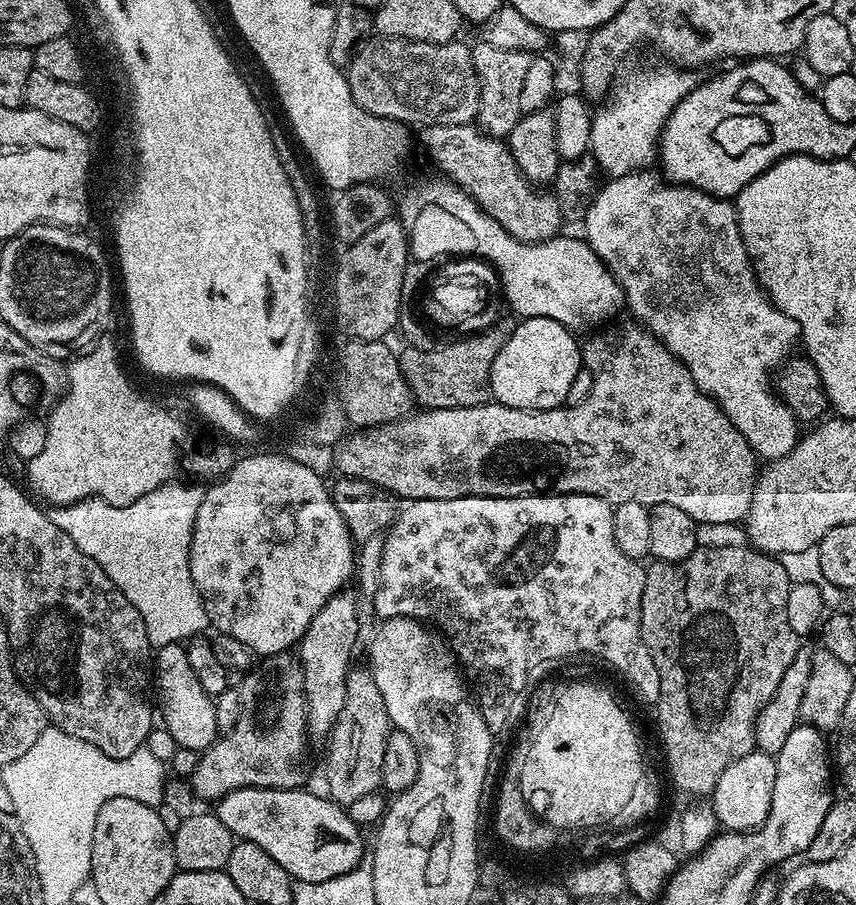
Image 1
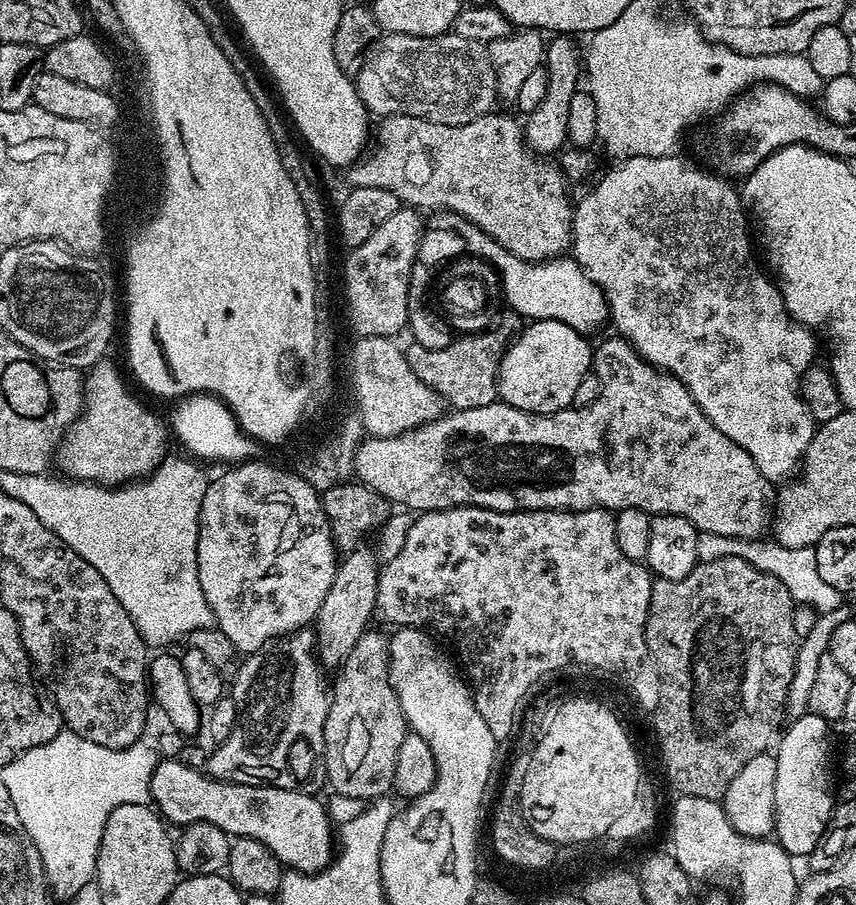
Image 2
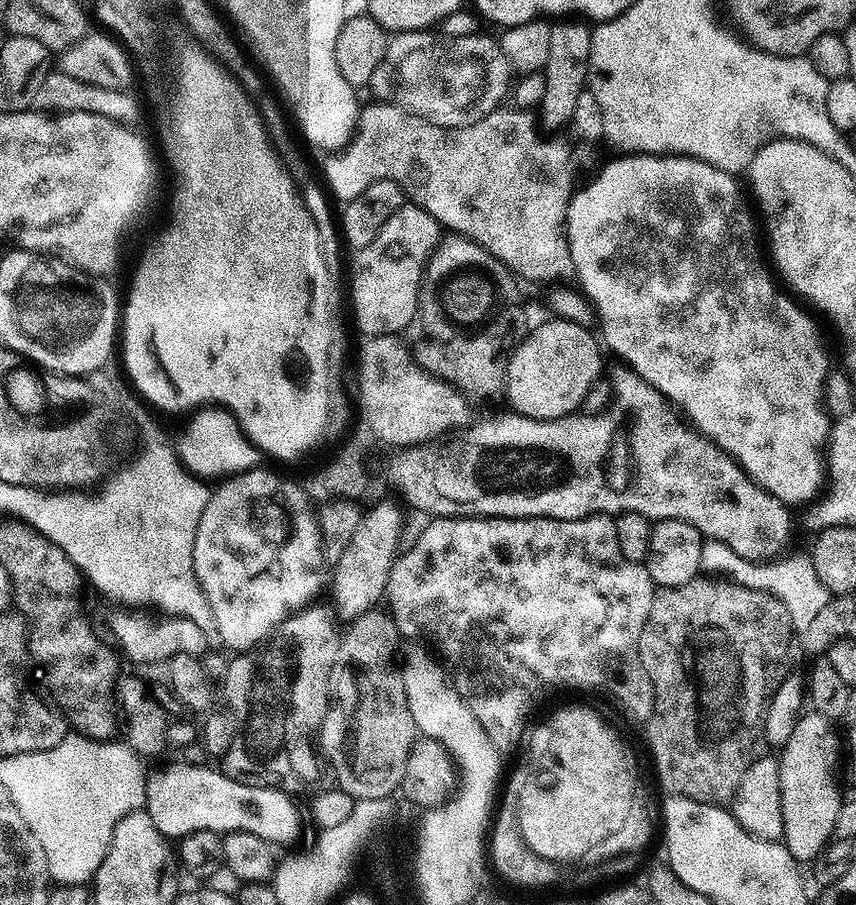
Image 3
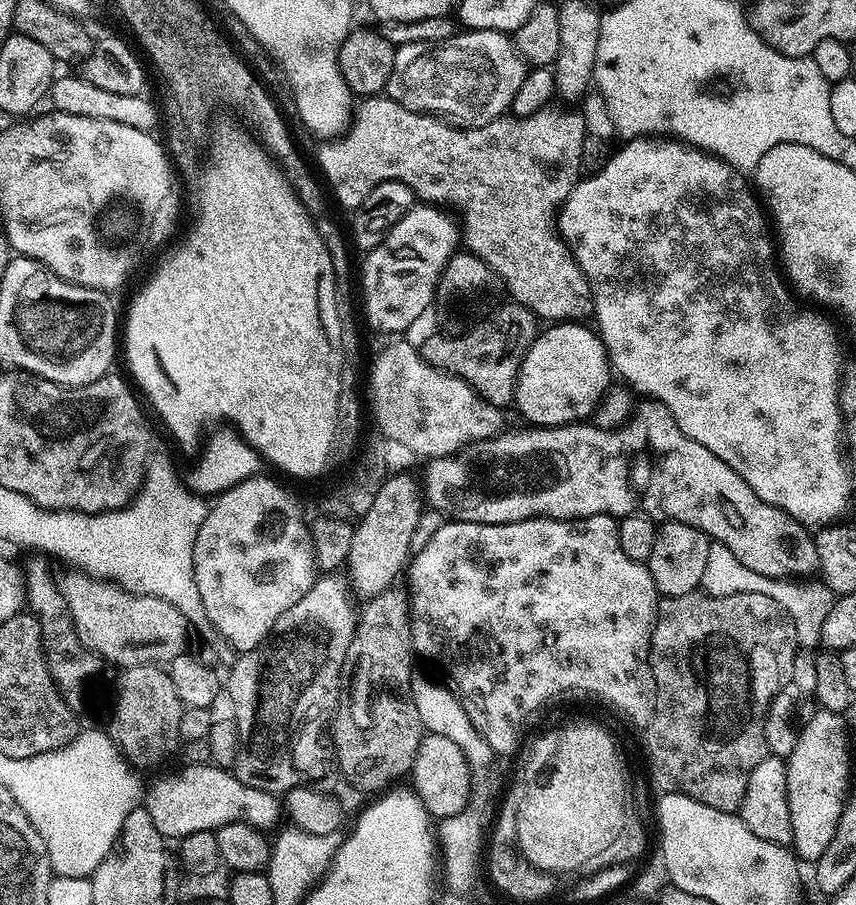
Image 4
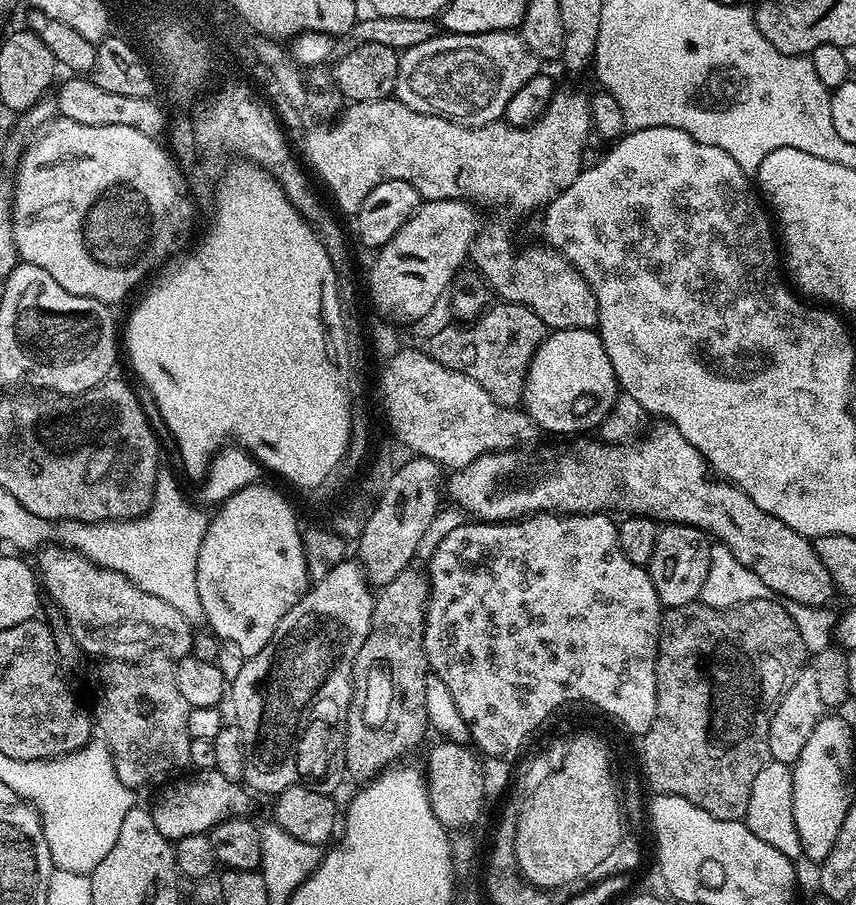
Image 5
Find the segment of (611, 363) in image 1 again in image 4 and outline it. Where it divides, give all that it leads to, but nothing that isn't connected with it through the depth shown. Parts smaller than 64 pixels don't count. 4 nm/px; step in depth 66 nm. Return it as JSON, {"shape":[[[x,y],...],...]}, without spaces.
{"shape":[[[644,398],[643,401],[635,405],[634,411],[628,417],[623,426],[616,428],[599,428],[594,422],[577,422],[575,424],[560,424],[557,428],[542,428],[539,426],[523,426],[524,428],[516,428],[513,432],[500,430],[495,435],[488,437],[487,440],[477,440],[475,443],[469,444],[466,449],[468,455],[468,464],[464,460],[459,460],[459,455],[437,456],[429,459],[423,465],[424,468],[424,486],[422,482],[422,496],[432,508],[437,508],[440,512],[445,512],[445,517],[453,520],[469,520],[470,522],[478,522],[479,524],[509,524],[510,522],[518,522],[519,520],[529,520],[531,516],[549,516],[555,520],[581,520],[587,516],[632,516],[635,512],[641,512],[644,516],[651,516],[657,522],[667,522],[669,520],[677,520],[678,522],[686,522],[686,526],[694,526],[698,530],[705,532],[709,541],[719,542],[726,546],[738,558],[738,562],[742,562],[742,566],[746,566],[749,570],[763,576],[771,576],[773,578],[784,578],[794,572],[800,574],[802,572],[815,573],[818,569],[818,550],[813,533],[809,531],[805,525],[799,524],[791,516],[786,515],[778,506],[772,506],[770,502],[764,502],[758,494],[754,494],[754,490],[742,479],[726,462],[722,462],[722,458],[718,458],[718,454],[714,454],[710,450],[706,450],[706,446],[702,446],[702,442],[694,442],[694,438],[690,438],[678,426],[678,422],[670,414],[670,410],[666,410],[666,406],[662,406],[656,400]]]}

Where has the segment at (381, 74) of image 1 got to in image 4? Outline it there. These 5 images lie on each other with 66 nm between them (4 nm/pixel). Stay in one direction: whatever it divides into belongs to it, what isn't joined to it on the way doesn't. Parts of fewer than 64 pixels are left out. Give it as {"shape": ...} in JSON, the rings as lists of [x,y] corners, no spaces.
{"shape":[[[478,28],[461,30],[457,36],[445,40],[421,38],[396,48],[392,69],[388,75],[386,95],[388,99],[406,106],[406,110],[423,112],[463,129],[486,126],[486,122],[497,120],[511,109],[514,94],[522,86],[526,75],[525,61],[521,60],[513,41],[505,33]]]}

